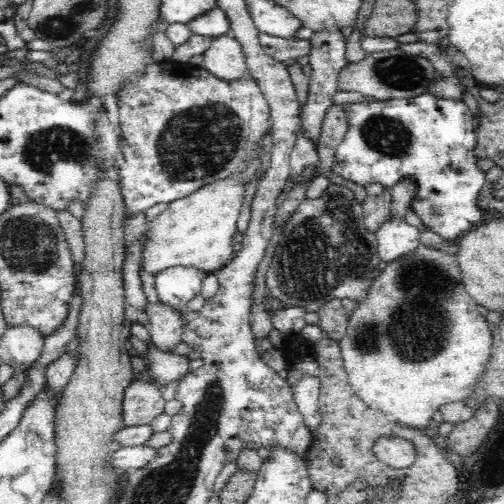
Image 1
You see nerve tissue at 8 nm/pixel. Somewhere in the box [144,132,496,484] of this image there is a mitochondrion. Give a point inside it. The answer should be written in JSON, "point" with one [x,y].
{"point":[318,253]}

